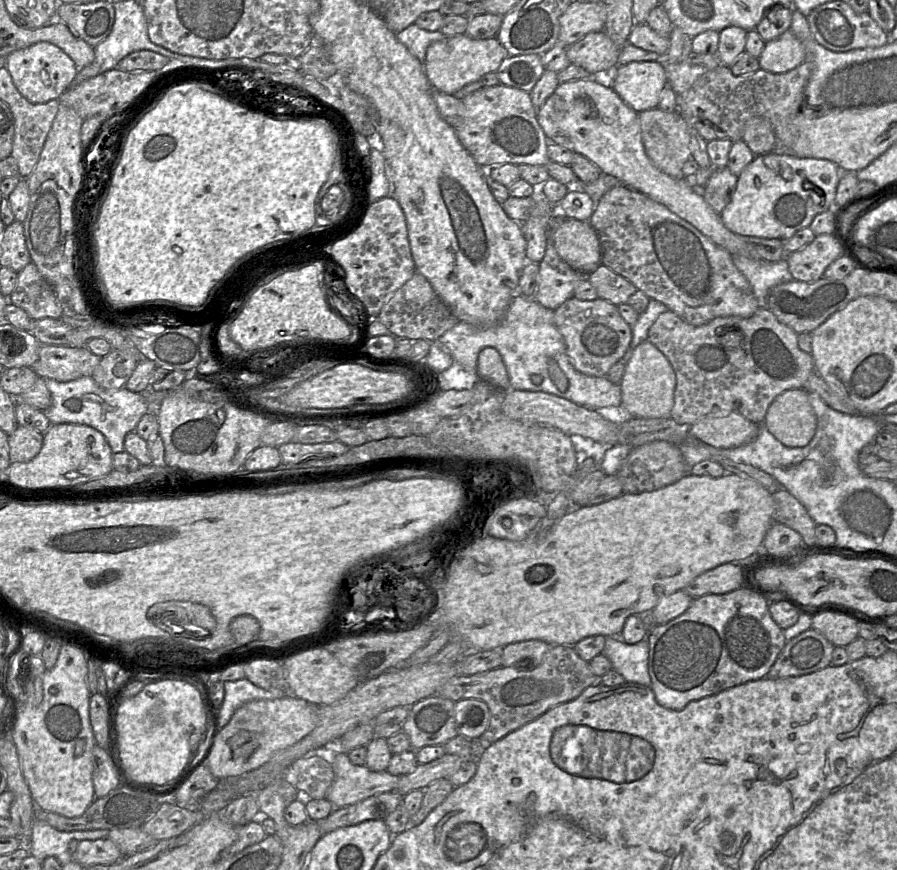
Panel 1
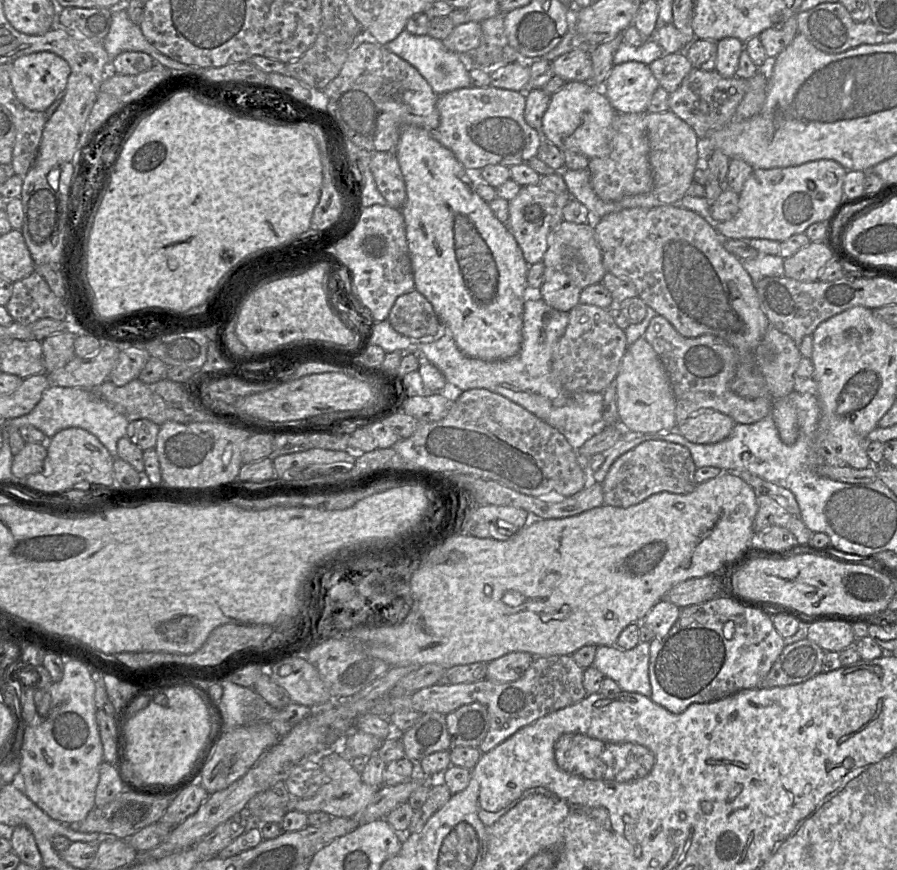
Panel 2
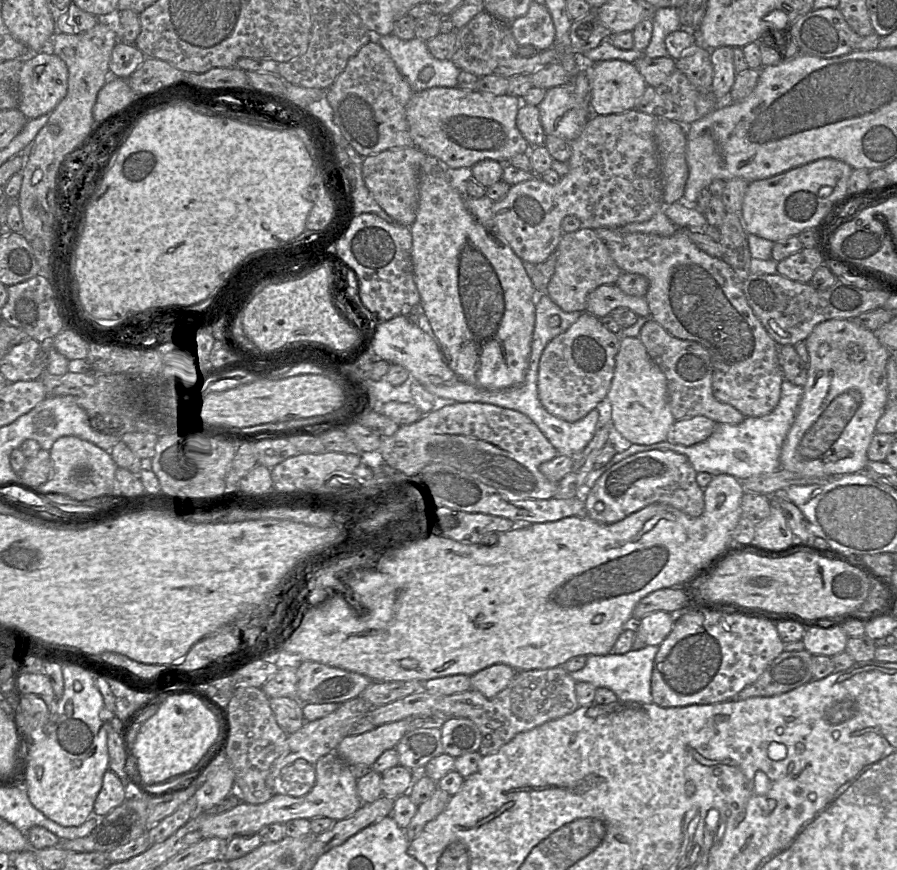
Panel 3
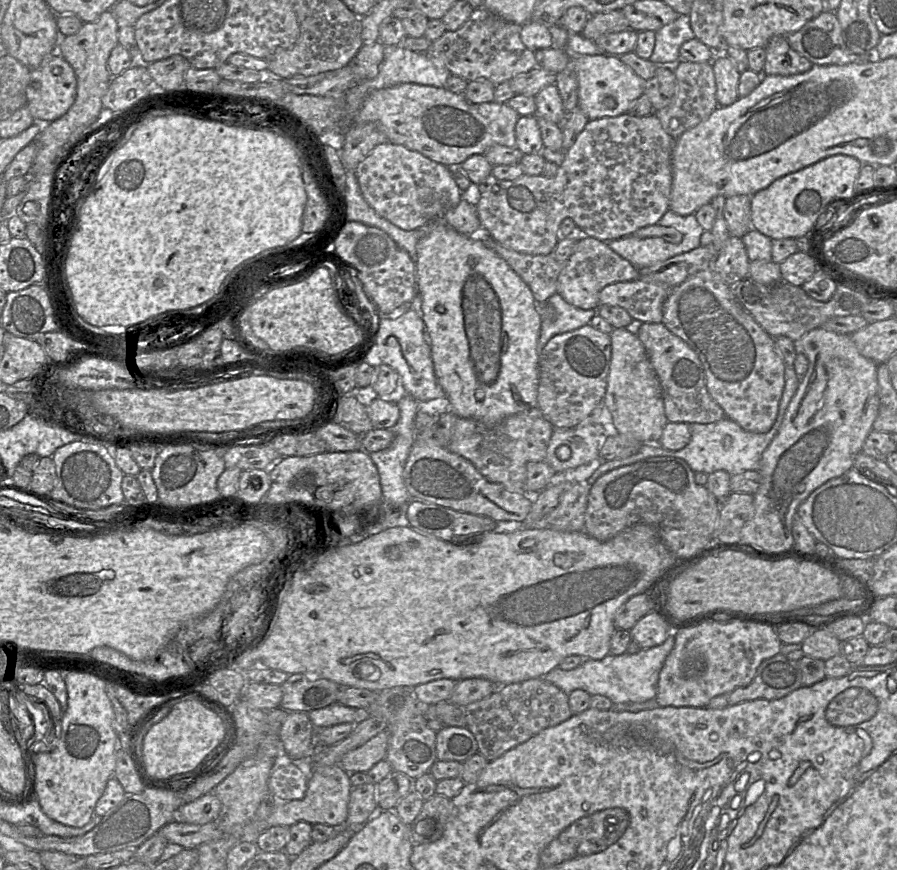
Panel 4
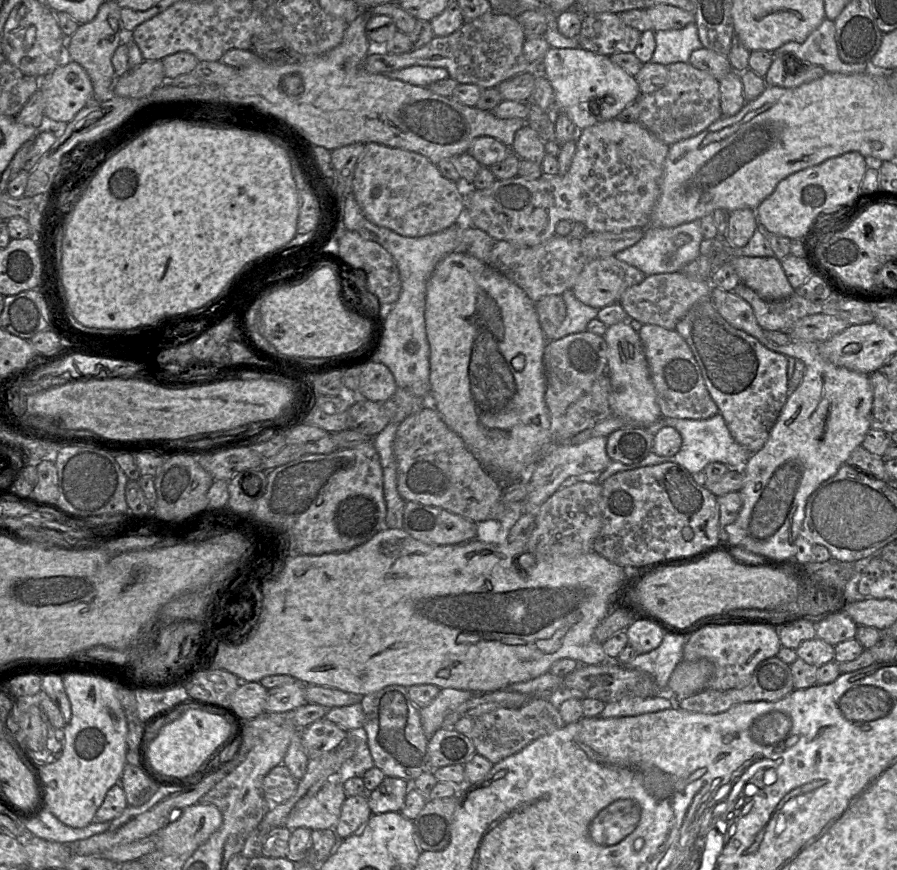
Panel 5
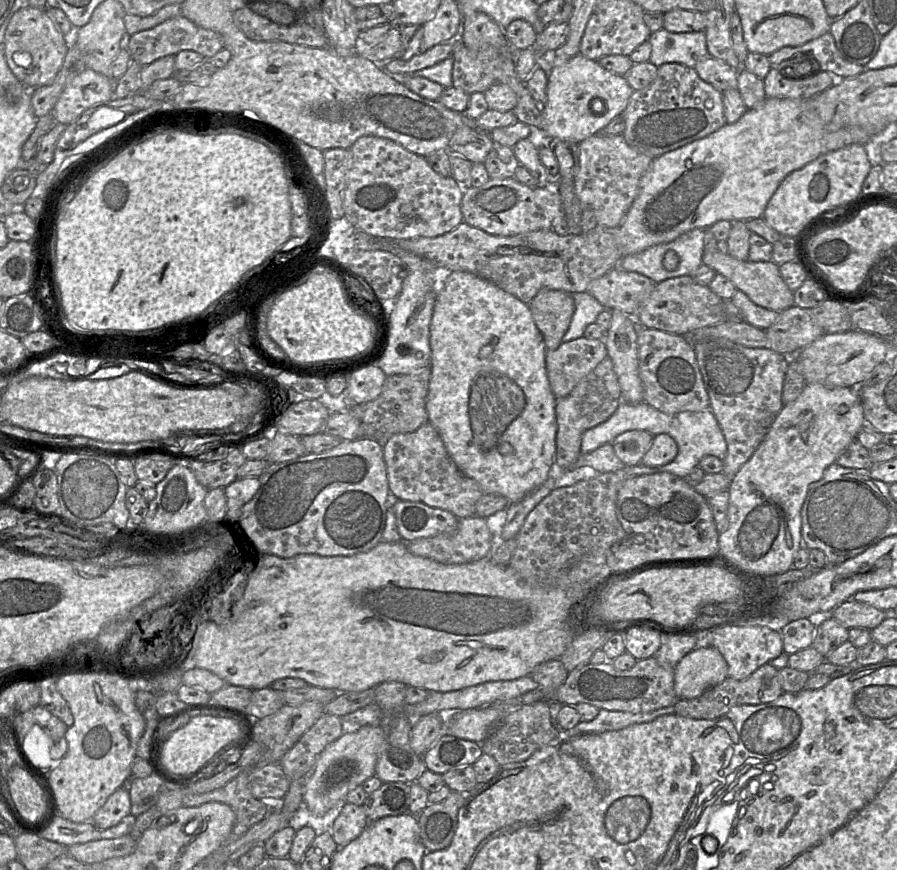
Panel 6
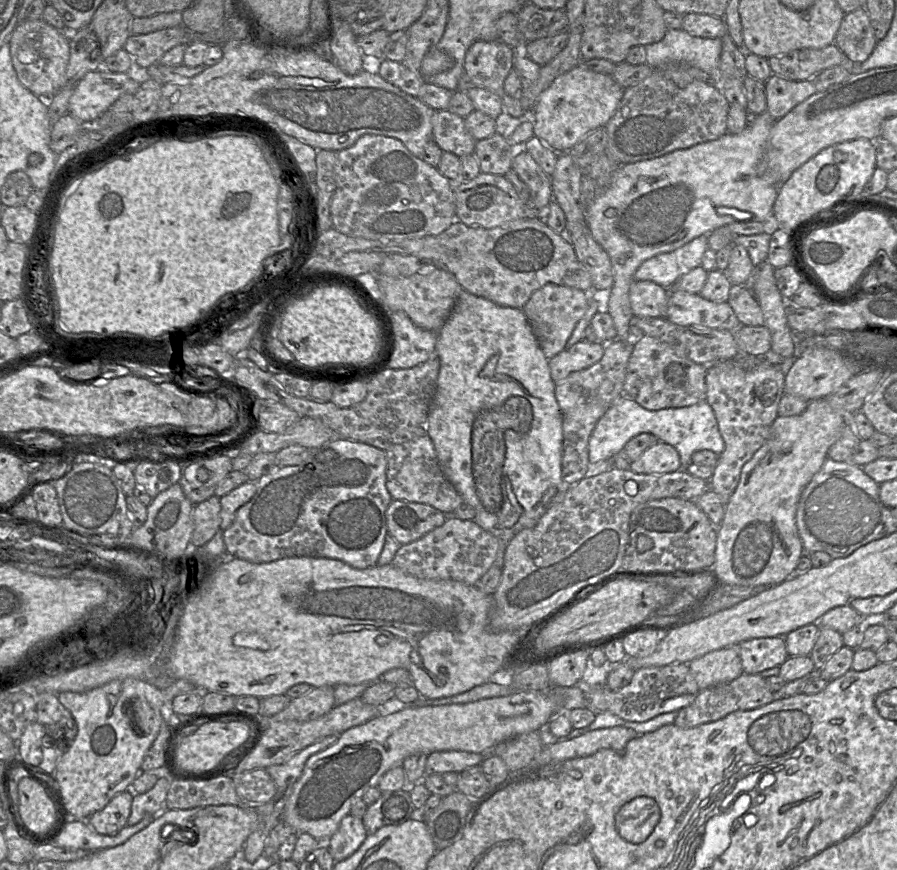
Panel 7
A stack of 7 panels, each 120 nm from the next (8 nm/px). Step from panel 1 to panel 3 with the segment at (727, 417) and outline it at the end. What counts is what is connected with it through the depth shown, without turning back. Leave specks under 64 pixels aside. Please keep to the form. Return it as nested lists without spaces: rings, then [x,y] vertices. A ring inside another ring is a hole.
[[[706,416],[677,420],[672,425],[667,440],[672,444],[692,446],[708,439],[718,423]]]

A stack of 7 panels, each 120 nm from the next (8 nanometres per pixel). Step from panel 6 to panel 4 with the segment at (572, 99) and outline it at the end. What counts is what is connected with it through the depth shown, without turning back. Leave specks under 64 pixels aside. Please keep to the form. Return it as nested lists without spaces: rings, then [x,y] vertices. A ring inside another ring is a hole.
[[[550,47],[538,49],[535,52],[536,67],[541,67],[551,73],[558,74],[569,64],[577,73],[578,104],[589,120],[604,117],[617,117],[629,111],[633,103],[645,91],[646,81],[638,76],[632,68],[624,64],[619,56],[609,54],[578,54],[566,49]]]

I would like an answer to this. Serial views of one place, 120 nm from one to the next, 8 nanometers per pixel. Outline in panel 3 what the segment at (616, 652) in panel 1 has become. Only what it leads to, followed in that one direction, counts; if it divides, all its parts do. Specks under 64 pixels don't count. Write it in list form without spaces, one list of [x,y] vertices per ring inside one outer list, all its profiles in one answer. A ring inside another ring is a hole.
[[[646,645],[640,650],[630,650],[624,654],[610,652],[606,655],[588,655],[585,666],[571,672],[575,682],[588,682],[596,688],[612,690],[621,702],[653,703],[651,694],[651,676],[658,646]]]

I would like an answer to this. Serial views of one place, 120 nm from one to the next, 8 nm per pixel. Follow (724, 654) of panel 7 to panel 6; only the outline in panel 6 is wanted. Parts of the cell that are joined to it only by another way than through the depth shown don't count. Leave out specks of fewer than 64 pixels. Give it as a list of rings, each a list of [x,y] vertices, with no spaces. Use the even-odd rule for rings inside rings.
[[[696,647],[682,657],[674,669],[678,700],[693,699],[728,678],[728,665],[718,649]]]

